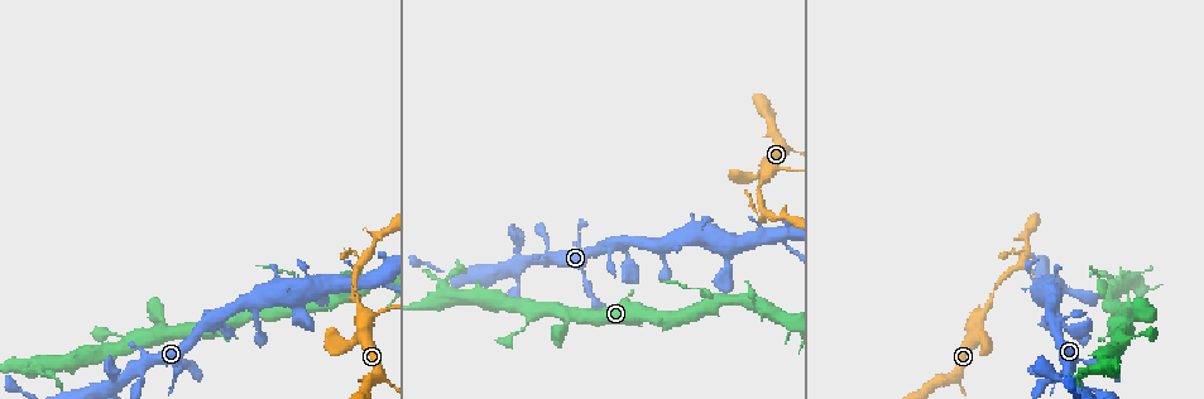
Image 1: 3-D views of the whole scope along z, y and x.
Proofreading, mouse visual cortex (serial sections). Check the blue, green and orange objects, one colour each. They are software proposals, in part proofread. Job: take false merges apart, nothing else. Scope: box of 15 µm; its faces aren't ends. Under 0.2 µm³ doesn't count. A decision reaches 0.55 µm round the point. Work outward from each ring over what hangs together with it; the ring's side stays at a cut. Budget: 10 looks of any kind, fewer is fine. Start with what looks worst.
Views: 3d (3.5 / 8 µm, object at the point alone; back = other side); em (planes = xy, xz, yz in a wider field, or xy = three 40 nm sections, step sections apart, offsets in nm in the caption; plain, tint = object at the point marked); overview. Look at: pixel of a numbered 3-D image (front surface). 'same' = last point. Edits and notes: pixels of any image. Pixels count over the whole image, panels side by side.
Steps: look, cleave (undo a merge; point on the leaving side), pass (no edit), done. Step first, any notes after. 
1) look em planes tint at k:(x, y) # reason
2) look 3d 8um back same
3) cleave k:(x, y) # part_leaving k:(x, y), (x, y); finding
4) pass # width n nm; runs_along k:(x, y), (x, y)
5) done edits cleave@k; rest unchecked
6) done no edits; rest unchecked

look 3d 3.5um at 1:(373, 312) # small branch off a trunk

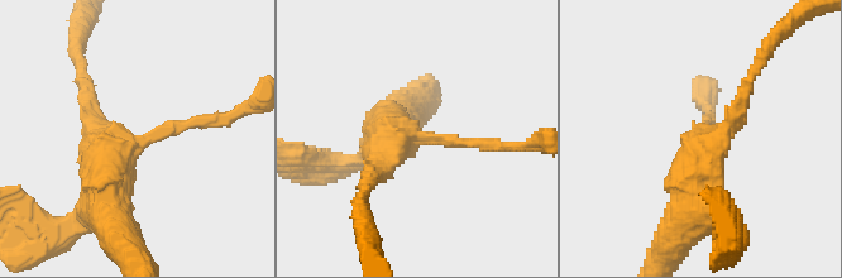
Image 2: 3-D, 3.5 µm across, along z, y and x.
pass # runs_along 2:(106, 205), (106, 154), (215, 116); continuous, no second cell

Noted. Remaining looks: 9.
look 3d 3.5um at 1:(383, 234) # calibre changes

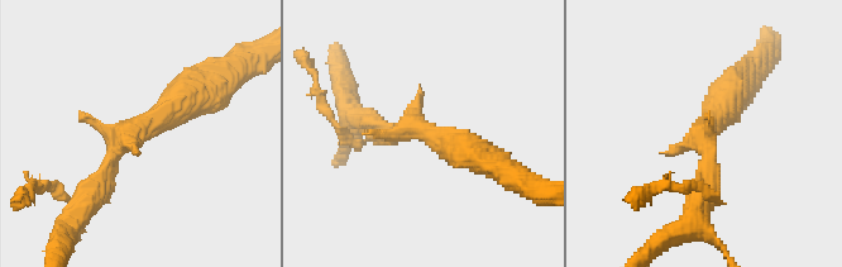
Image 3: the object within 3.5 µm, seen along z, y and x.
look em xy step 5 tint at 3:(701, 135)

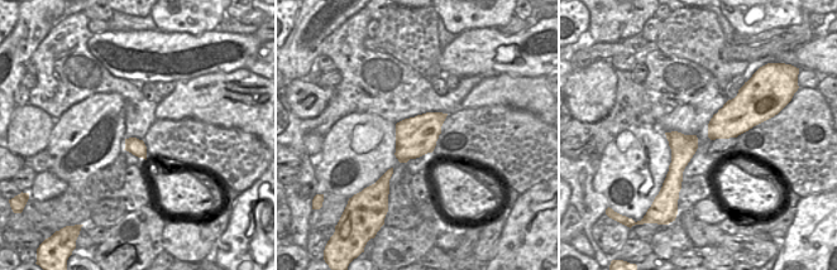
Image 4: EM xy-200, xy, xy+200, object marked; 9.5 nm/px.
look em xy step 1 tint same

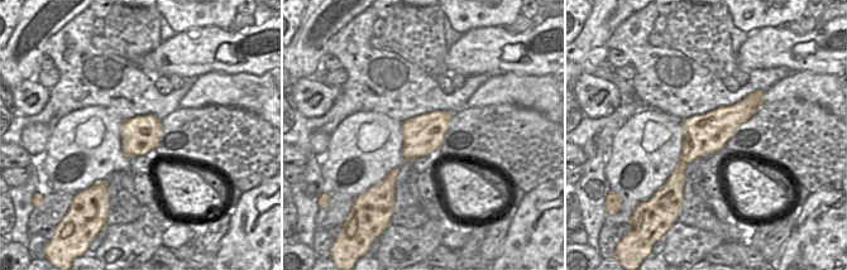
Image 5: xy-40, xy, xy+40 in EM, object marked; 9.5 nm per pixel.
pass # runs_along 3:(90, 199), (113, 152), (172, 109), (191, 79); one cell here

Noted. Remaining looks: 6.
look 3d 3.5um back at 1:(701, 233) # thick turns thin

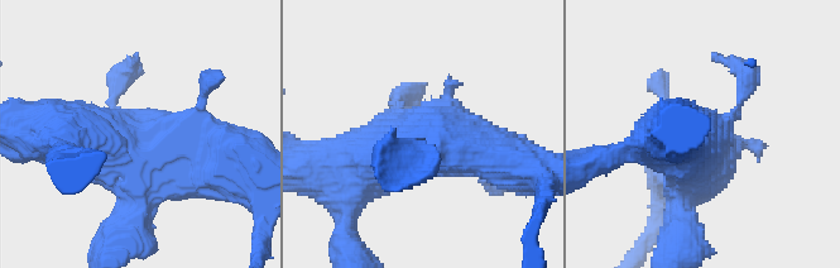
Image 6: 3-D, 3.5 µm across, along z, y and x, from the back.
look em xy step 1 tint at 6:(430, 134) # shape alone is not enough

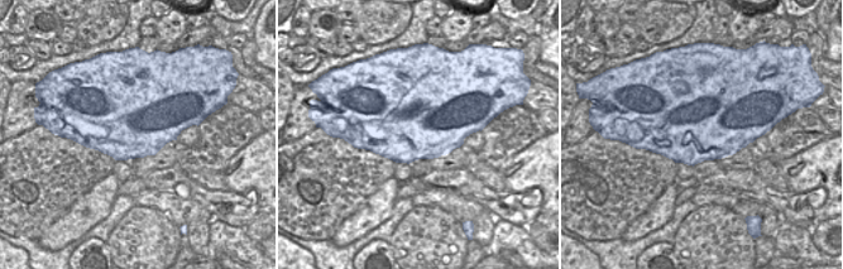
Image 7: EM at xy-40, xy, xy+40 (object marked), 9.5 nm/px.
pass # width 1000 nm; runs_along 6:(226, 164), (76, 133); all the same cell

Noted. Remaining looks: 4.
look 3d 8um at 1:(380, 280) # small branch off a trunk

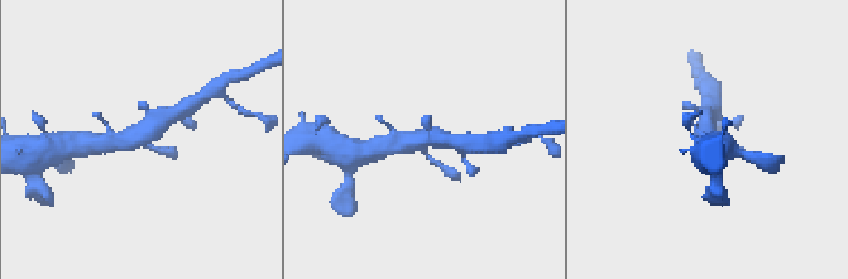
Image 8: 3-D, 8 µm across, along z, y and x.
look 3d 3.5um at 8:(422, 148)

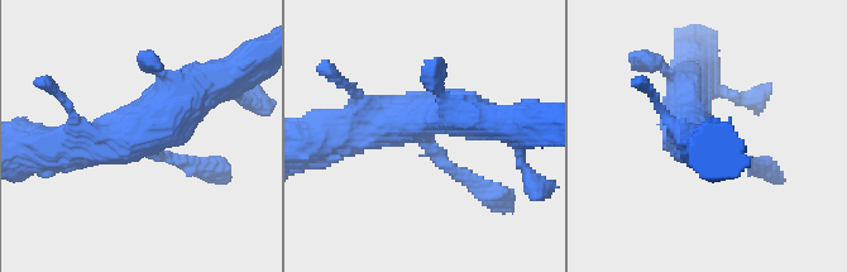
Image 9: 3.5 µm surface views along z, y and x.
look em planes tint at 9:(144, 146)

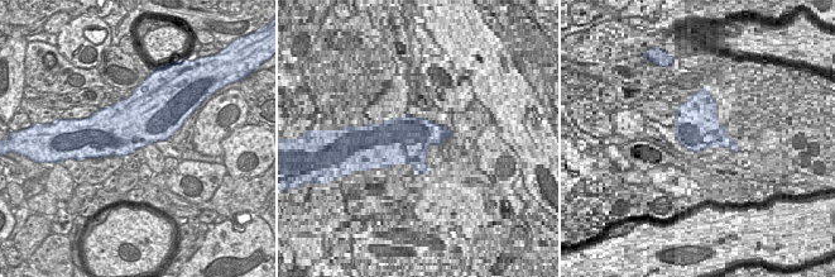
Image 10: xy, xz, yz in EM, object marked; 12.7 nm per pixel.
pass # runs_along 9:(48, 148), (130, 137), (200, 86); continuous, no second cell

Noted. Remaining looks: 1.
done no edits; rest unchecked

